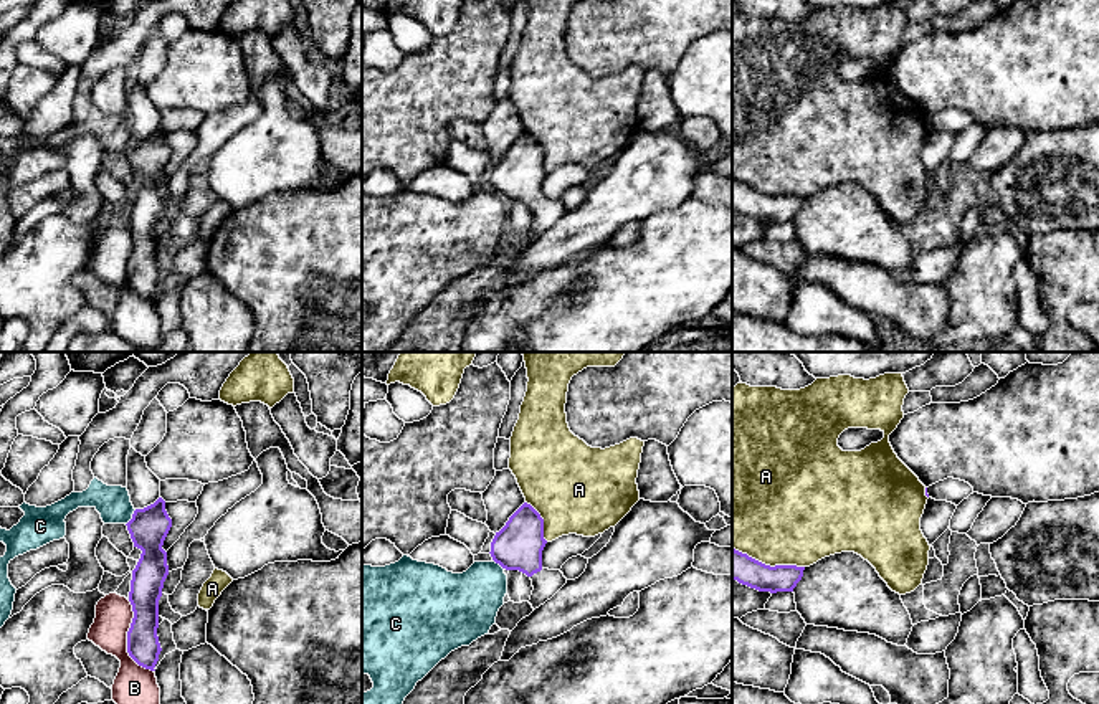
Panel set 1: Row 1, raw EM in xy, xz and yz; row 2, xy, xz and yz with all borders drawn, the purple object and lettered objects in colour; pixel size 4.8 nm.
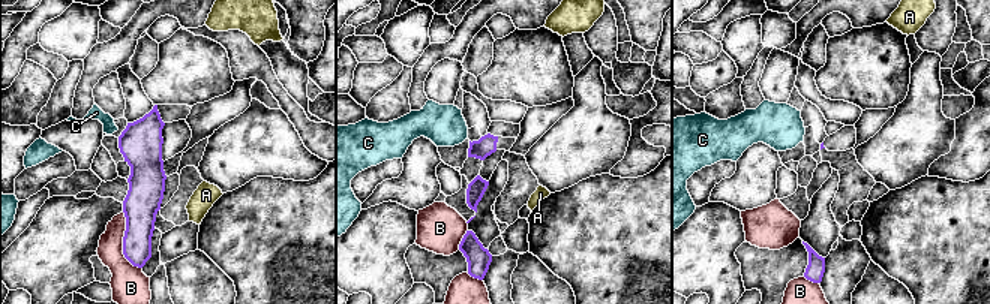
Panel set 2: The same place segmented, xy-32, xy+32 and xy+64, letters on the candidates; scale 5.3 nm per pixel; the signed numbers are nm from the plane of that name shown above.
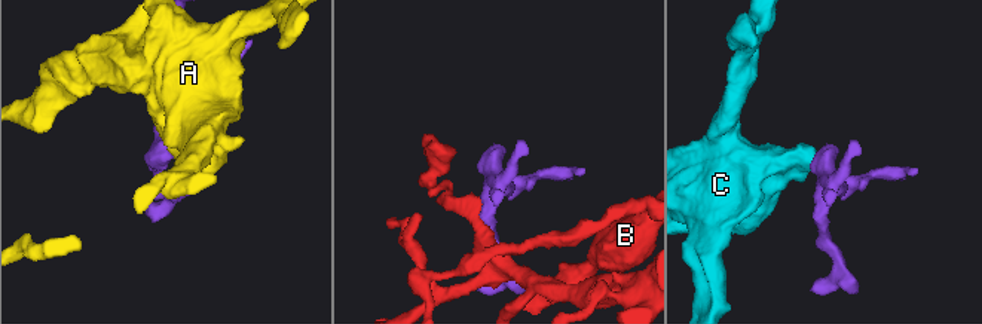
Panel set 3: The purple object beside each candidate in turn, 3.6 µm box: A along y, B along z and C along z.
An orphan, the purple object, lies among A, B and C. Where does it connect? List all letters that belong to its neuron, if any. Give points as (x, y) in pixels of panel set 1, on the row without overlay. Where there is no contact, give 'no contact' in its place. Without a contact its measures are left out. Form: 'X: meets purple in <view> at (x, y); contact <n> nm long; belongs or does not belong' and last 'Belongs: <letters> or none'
A: meets purple in yz at (769, 195); contact 360 nm long; does not belong
B: meets purple in xy at (128, 270); contact 380 nm long; does not belong
C: meets purple in xy at (133, 147); contact 90 nm long; does not belong
Belongs: none

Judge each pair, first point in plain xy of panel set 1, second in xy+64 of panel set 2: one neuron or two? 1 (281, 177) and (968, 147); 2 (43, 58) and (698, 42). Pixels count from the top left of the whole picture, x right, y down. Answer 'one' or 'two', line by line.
1: two
2: one

